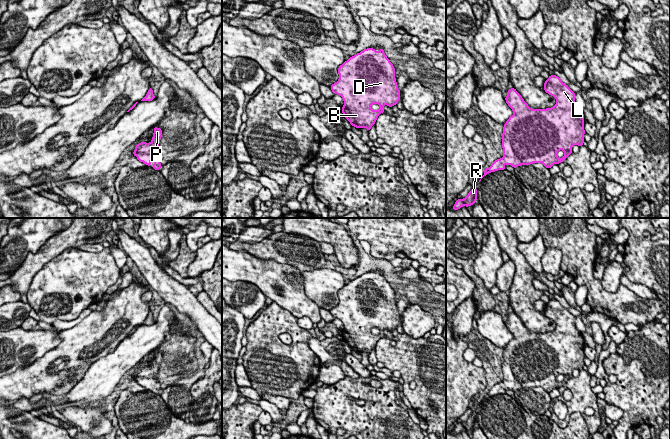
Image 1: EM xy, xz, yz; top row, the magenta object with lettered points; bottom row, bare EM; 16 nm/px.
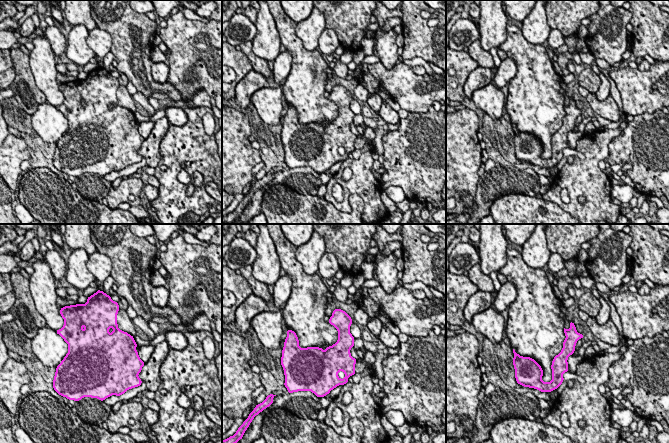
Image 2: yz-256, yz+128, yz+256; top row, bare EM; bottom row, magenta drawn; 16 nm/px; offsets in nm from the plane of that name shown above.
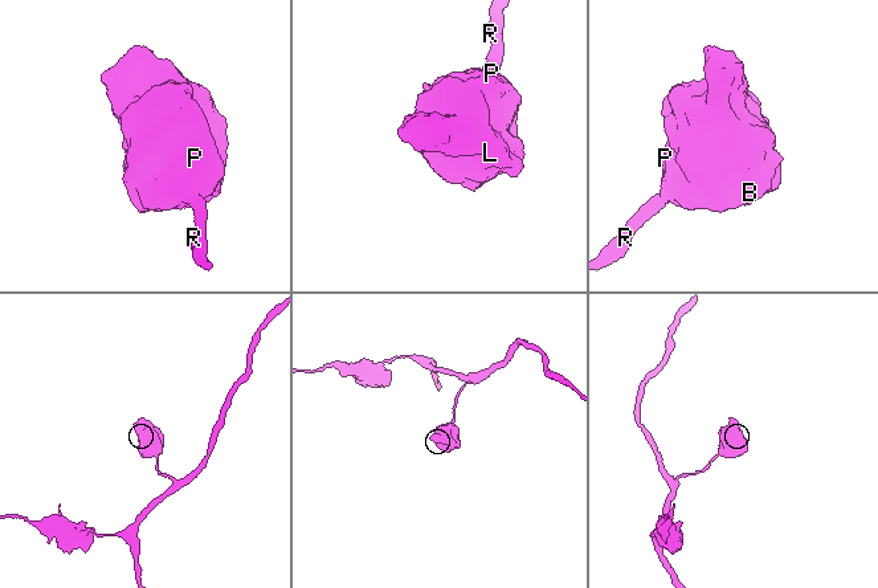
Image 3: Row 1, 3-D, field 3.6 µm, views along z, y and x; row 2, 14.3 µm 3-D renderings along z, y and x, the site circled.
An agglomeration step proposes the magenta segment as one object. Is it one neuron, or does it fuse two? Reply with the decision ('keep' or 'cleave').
keep

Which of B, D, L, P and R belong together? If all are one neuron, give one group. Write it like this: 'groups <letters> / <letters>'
groups B D L P R

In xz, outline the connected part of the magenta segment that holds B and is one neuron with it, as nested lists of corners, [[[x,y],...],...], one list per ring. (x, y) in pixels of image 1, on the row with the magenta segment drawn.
[[[367,48],[355,54],[338,67],[339,79],[330,86],[332,92],[342,97],[343,116],[356,128],[366,128],[368,131],[376,123],[378,116],[384,113],[384,106],[392,108],[400,100],[400,90],[395,78],[395,68],[390,59],[380,48],[376,51]]]

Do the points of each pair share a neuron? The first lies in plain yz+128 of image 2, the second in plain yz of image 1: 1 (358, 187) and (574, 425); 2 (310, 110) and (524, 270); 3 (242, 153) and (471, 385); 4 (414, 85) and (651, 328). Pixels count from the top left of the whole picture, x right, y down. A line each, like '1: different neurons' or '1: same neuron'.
1: different neurons
2: same neuron
3: same neuron
4: different neurons

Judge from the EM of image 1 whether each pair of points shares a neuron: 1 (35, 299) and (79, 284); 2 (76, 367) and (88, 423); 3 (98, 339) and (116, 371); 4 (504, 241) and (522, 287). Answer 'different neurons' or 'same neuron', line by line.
1: same neuron
2: different neurons
3: different neurons
4: same neuron

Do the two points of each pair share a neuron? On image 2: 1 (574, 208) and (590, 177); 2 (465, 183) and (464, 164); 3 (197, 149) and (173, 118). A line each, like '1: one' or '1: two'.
1: one
2: one
3: two

